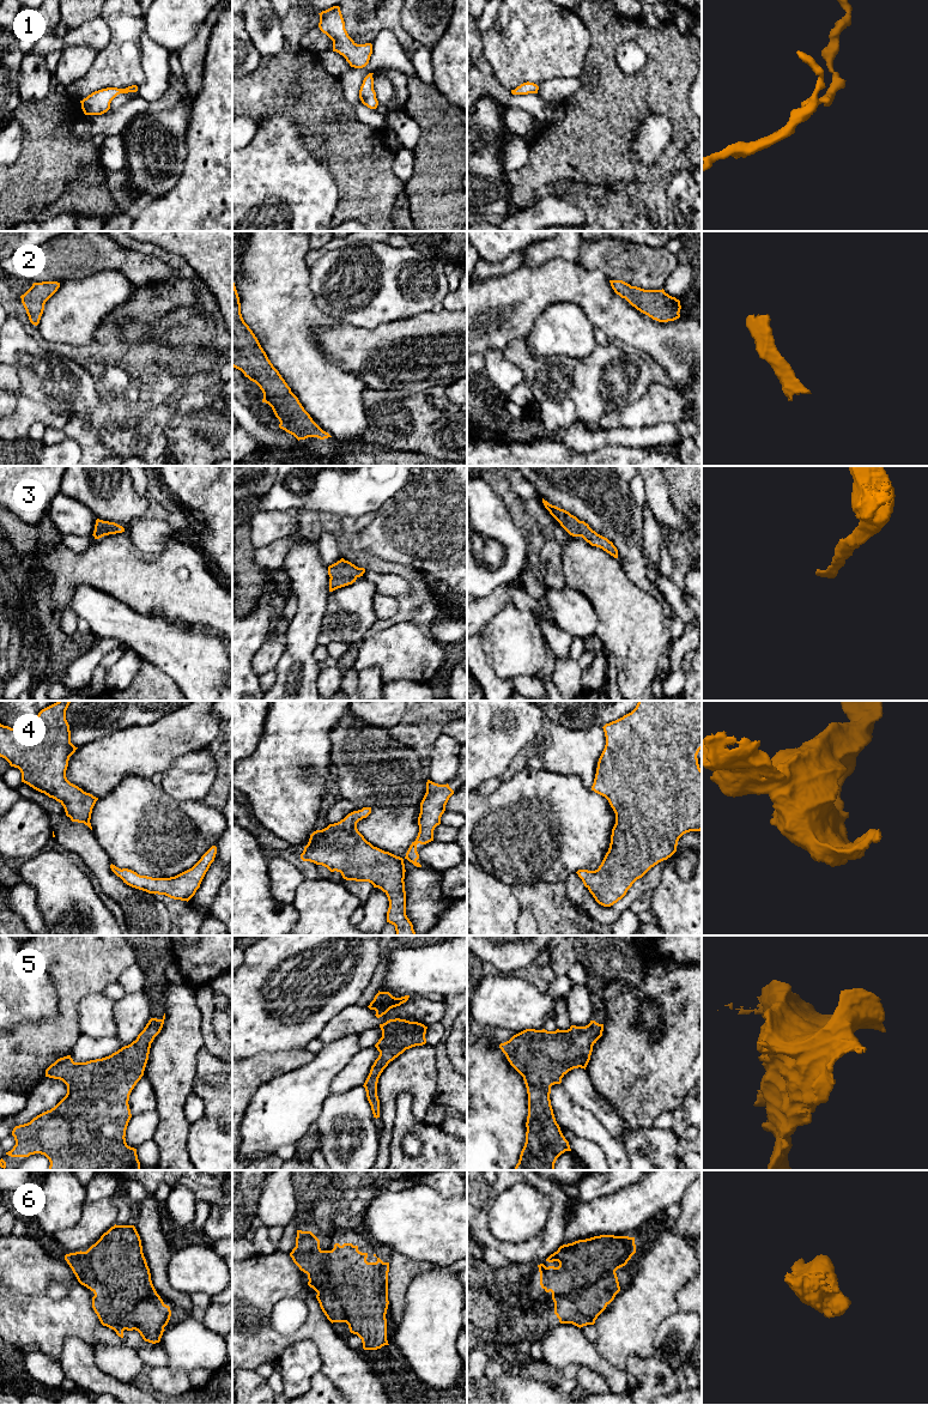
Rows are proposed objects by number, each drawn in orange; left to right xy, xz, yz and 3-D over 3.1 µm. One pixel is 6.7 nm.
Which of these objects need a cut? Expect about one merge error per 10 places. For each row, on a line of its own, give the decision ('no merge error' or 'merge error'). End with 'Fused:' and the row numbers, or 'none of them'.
1: no merge error
2: no merge error
3: no merge error
4: no merge error
5: no merge error
6: no merge error
Fused: none of them

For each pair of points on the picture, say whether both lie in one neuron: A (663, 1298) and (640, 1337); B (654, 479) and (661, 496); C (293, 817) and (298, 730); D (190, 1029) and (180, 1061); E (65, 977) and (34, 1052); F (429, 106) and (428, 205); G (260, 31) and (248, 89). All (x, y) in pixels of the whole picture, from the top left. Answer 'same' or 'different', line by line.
A: same
B: same
C: same
D: same
E: same
F: same
G: different

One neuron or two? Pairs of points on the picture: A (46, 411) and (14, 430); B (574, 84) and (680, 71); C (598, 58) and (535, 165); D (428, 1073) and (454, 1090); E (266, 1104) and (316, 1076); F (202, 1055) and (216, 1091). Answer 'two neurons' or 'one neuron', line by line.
A: one neuron
B: two neurons
C: one neuron
D: two neurons
E: one neuron
F: one neuron

